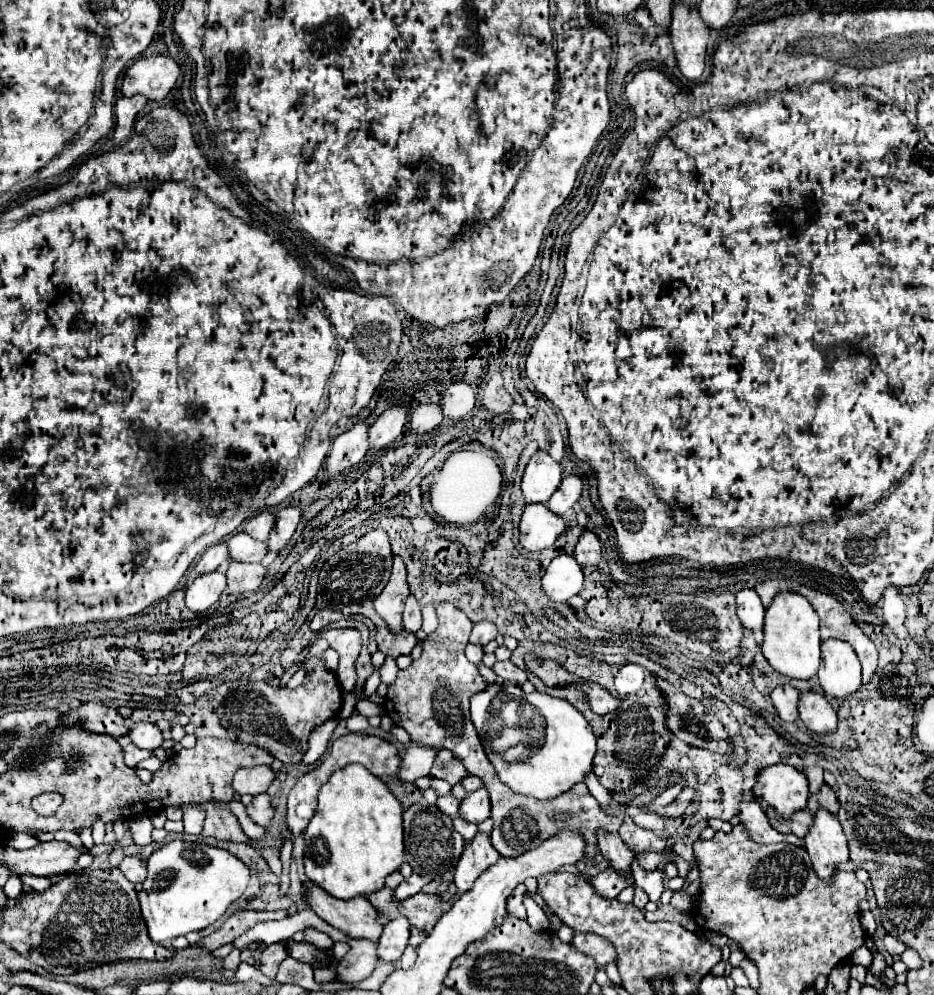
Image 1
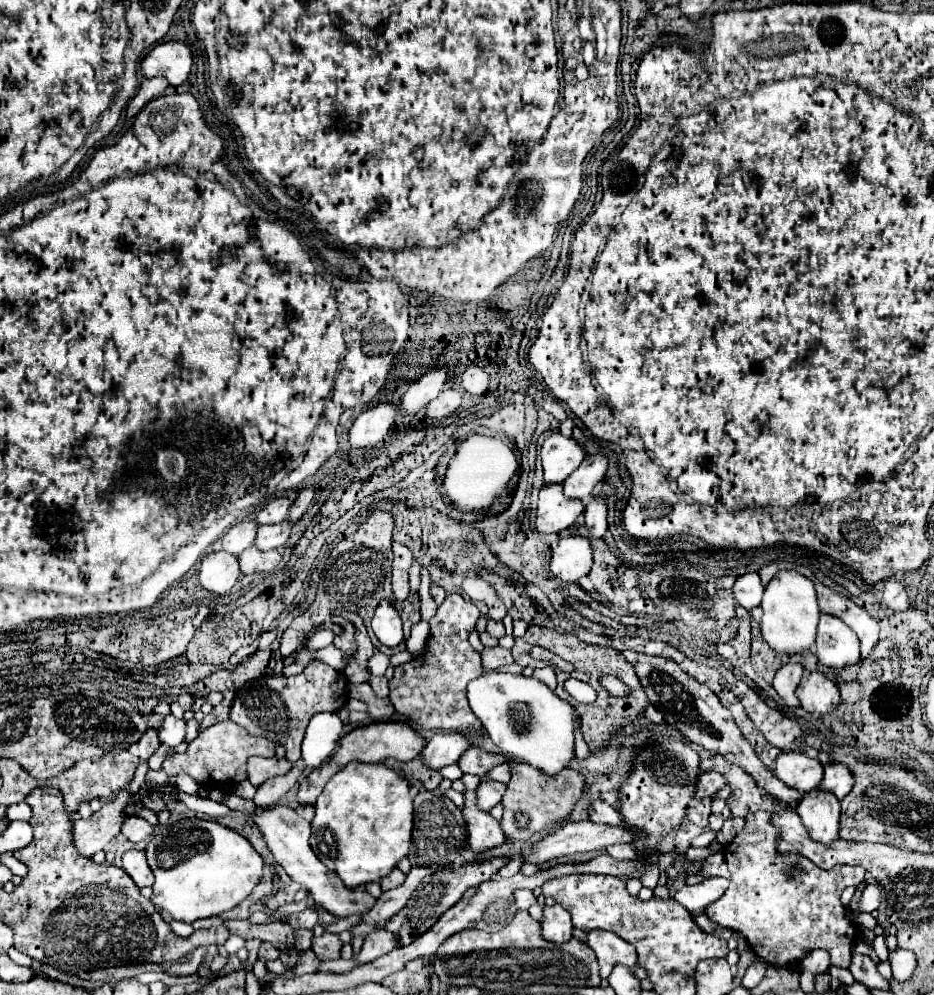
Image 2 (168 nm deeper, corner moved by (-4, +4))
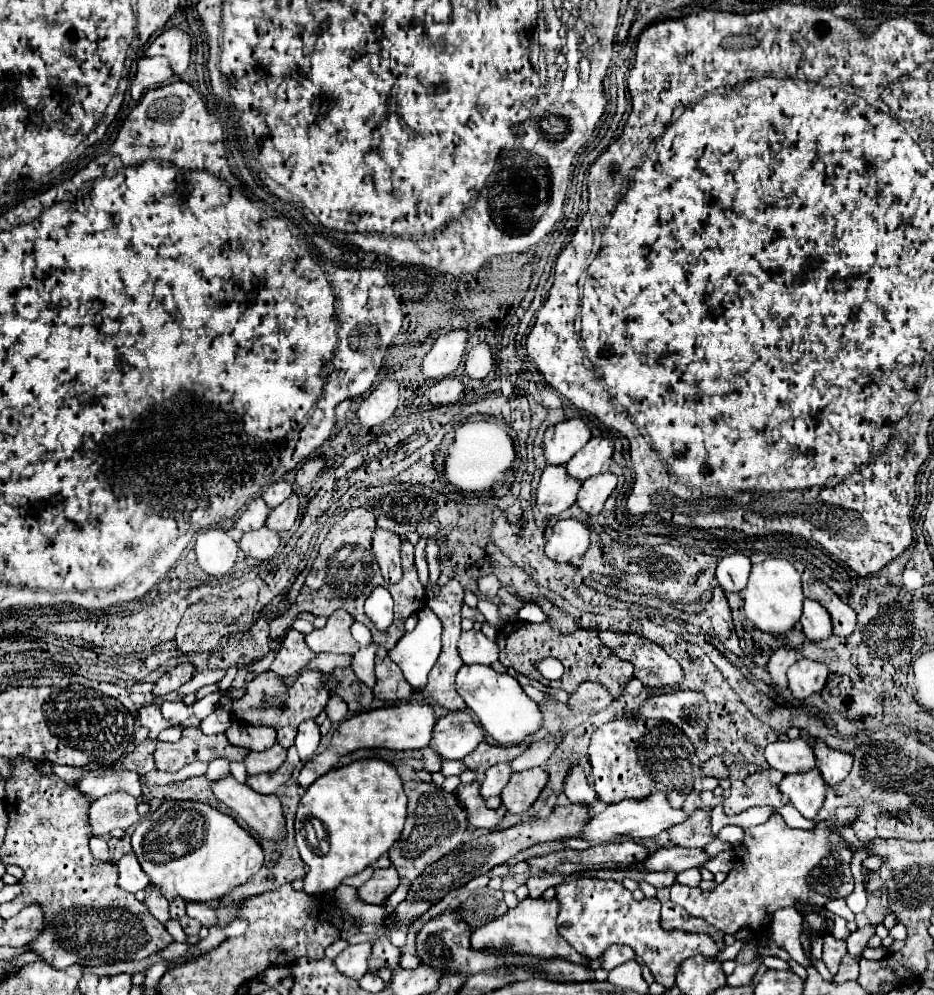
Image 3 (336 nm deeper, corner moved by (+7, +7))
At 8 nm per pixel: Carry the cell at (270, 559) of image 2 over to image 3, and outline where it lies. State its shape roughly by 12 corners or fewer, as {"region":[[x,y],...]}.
{"region":[[266,527],[248,531],[240,549],[254,559],[272,559],[280,535]]}

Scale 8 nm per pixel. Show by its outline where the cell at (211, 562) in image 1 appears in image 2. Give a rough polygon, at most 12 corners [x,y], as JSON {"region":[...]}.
{"region":[[255,520],[235,524],[219,548],[239,556],[253,544]]}

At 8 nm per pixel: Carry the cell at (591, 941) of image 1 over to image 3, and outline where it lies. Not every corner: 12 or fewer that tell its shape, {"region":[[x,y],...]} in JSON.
{"region":[[610,945],[602,955],[602,967],[614,969],[636,959],[628,945]]}

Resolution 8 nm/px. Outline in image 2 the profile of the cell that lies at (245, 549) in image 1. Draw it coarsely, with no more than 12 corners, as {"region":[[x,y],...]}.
{"region":[[293,524],[259,526],[255,546],[277,550],[289,540]]}

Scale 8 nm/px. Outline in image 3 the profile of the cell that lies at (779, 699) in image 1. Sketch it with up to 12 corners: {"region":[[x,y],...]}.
{"region":[[780,647],[768,661],[768,673],[780,687],[788,685],[786,671],[796,651]]}

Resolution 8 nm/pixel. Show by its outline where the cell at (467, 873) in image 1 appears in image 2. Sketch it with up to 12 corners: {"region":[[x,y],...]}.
{"region":[[465,792],[463,818],[469,848],[477,854],[505,842],[499,822]]}

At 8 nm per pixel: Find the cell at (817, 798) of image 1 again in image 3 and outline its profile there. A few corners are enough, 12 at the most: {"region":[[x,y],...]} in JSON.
{"region":[[814,739],[814,755],[826,785],[852,769],[852,753]]}

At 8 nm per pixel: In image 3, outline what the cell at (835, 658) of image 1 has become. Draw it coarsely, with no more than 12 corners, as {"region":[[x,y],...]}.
{"region":[[804,599],[800,625],[810,641],[832,635],[828,611]]}

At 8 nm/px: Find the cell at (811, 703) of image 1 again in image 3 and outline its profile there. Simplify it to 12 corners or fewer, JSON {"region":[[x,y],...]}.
{"region":[[798,659],[788,671],[796,699],[820,693],[828,679],[826,663]]}

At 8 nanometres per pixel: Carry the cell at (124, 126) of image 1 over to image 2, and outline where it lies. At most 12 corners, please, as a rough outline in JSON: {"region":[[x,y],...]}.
{"region":[[165,78],[143,80],[125,108],[127,118],[167,90]]}

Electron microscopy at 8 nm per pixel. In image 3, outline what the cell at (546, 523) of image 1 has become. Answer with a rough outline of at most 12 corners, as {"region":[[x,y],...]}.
{"region":[[566,465],[542,471],[536,505],[558,515],[578,495],[580,481]]}

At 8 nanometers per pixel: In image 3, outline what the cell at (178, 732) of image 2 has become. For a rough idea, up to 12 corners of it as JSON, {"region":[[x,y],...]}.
{"region":[[164,701],[162,715],[174,725],[190,717],[184,701]]}

